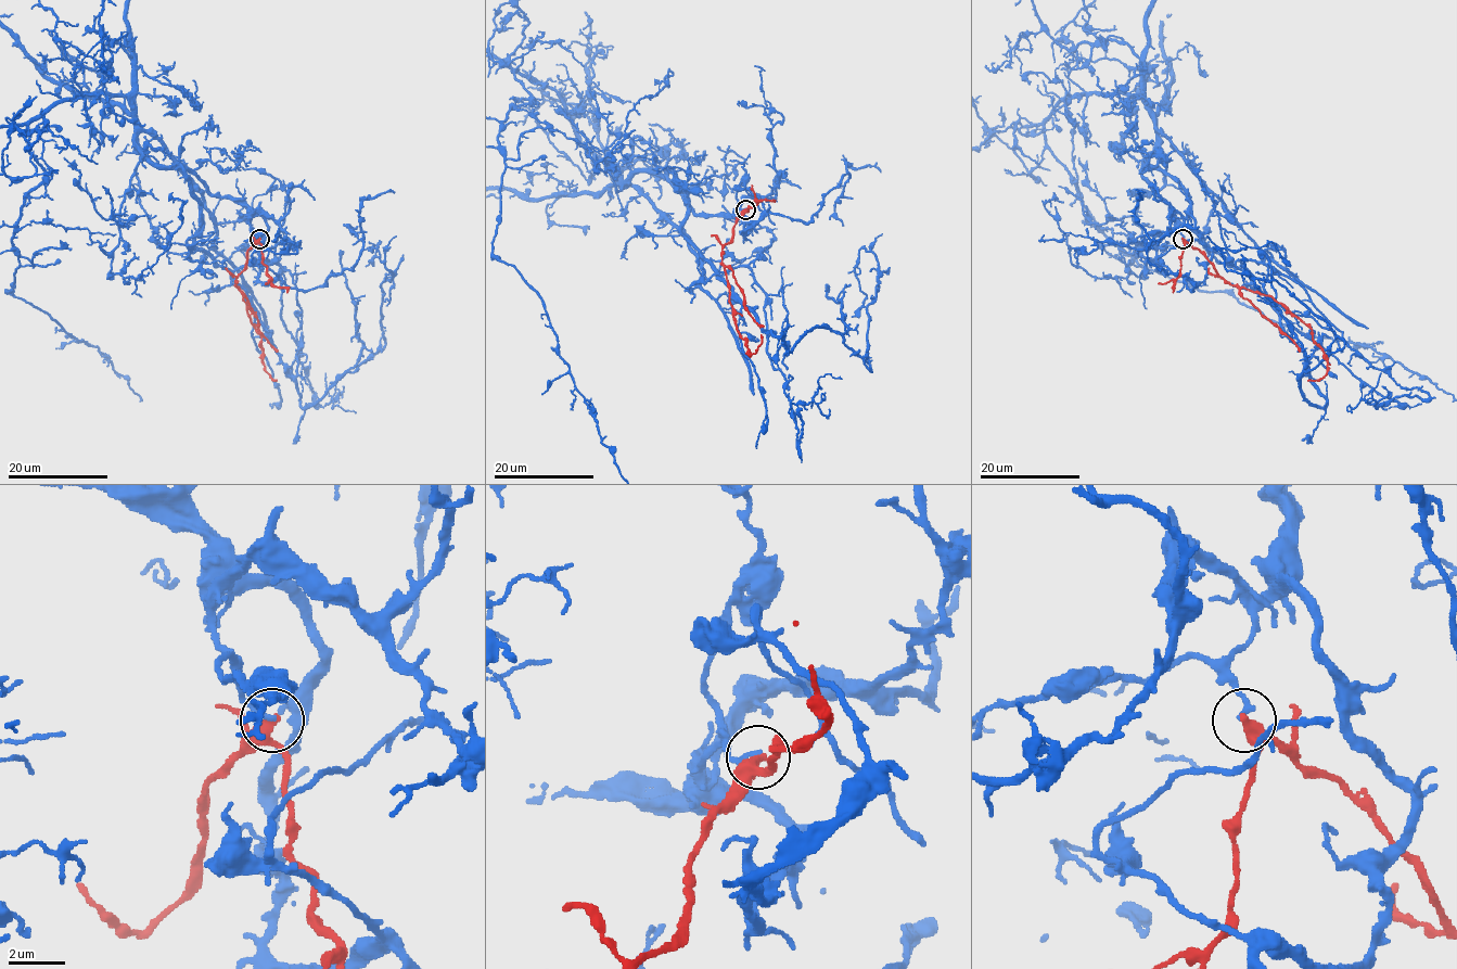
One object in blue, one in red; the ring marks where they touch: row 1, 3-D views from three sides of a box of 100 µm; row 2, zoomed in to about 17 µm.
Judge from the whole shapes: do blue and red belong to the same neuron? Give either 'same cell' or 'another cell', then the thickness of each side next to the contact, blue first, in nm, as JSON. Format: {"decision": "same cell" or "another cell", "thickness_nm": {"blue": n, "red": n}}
{"decision": "another cell", "thickness_nm": {"blue": 190, "red": 360}}

